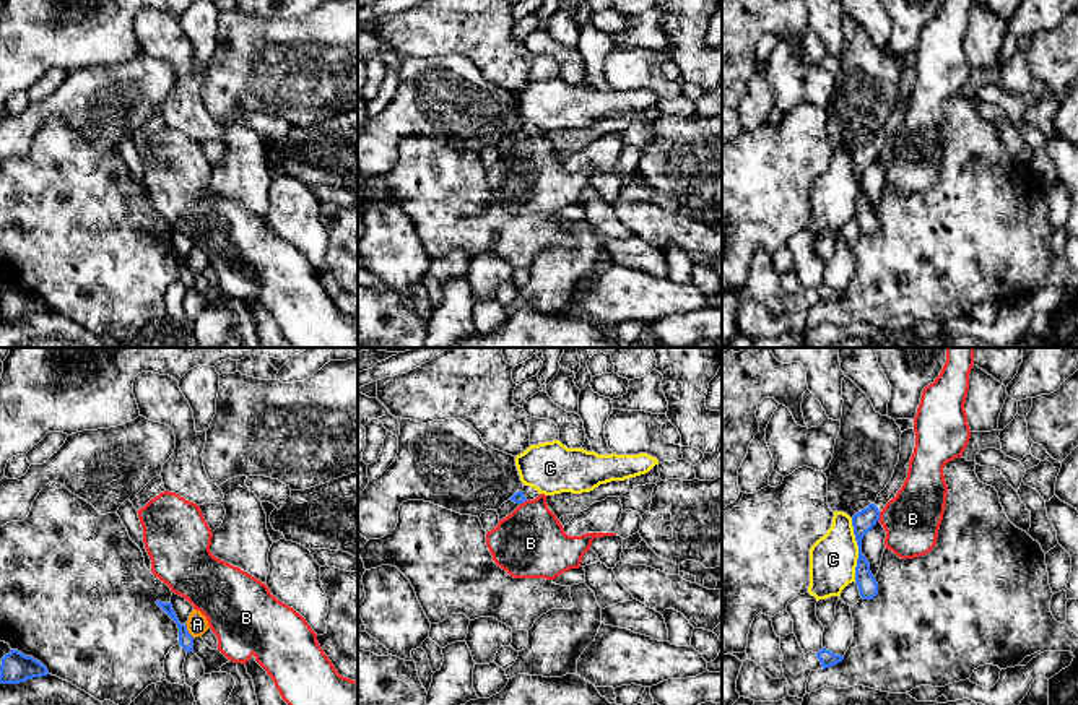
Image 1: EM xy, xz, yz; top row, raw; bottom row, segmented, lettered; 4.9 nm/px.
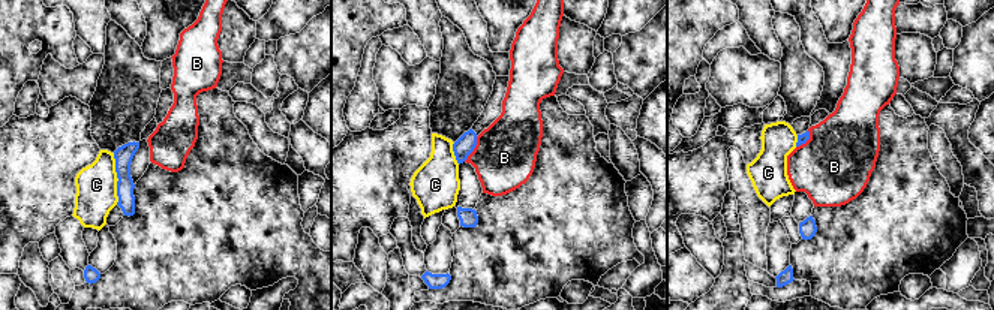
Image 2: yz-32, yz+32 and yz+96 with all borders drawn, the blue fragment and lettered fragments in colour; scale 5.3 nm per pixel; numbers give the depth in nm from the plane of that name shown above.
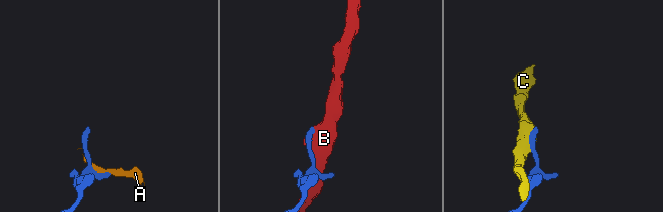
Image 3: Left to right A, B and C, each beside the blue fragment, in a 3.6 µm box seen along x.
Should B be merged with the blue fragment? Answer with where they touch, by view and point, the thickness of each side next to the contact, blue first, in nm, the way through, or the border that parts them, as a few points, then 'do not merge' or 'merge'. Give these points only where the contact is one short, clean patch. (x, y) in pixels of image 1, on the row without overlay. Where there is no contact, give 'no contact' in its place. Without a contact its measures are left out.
meets blue in yz at (878, 153); 110 nm thick on the blue side, 280 nm on the other; border along yz (880, 148), (877, 156); do not merge

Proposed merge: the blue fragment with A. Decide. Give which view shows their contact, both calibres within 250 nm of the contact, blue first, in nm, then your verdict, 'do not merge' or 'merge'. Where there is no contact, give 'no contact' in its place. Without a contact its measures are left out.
contact in xy; calibres 80 and 110 nm; do not merge

